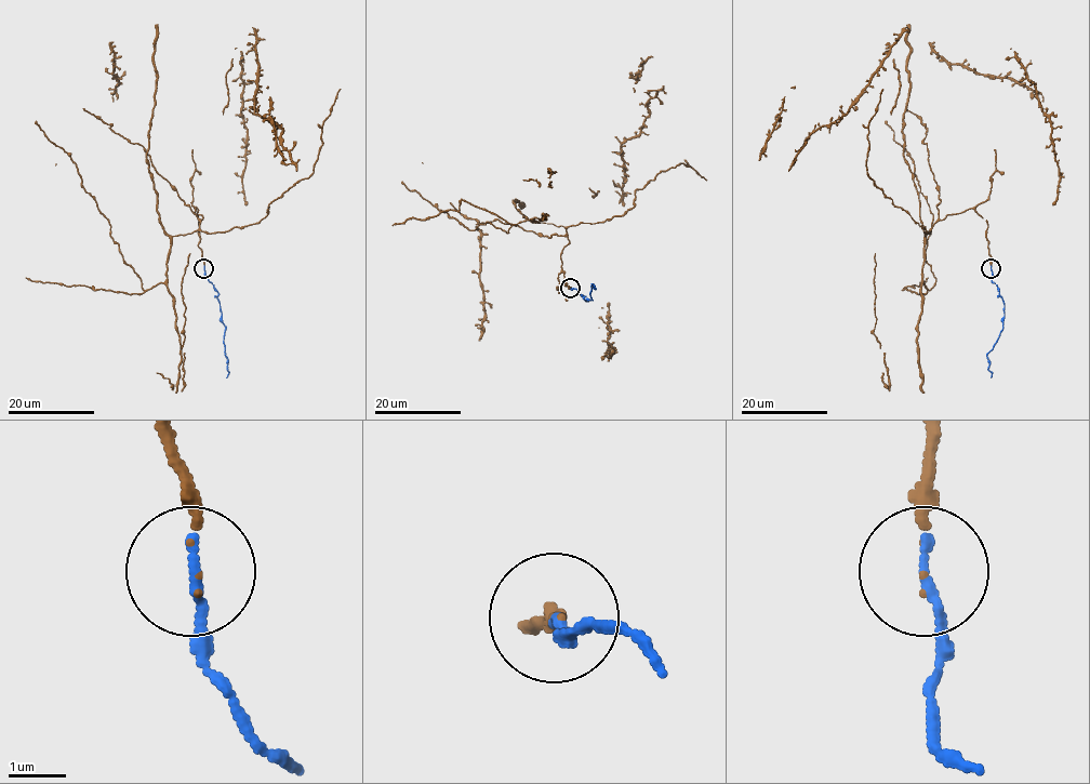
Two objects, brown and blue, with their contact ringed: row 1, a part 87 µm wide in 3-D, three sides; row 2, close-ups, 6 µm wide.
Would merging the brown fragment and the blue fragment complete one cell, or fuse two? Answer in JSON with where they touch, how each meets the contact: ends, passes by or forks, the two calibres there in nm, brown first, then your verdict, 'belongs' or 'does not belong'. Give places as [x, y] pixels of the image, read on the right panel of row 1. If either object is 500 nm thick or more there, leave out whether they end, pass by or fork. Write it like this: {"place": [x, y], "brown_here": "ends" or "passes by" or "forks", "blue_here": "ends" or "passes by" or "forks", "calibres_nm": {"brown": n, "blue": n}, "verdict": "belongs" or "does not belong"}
{"place": [991, 268], "brown_here": "ends", "blue_here": "ends", "calibres_nm": {"brown": 80, "blue": 190}, "verdict": "belongs"}

